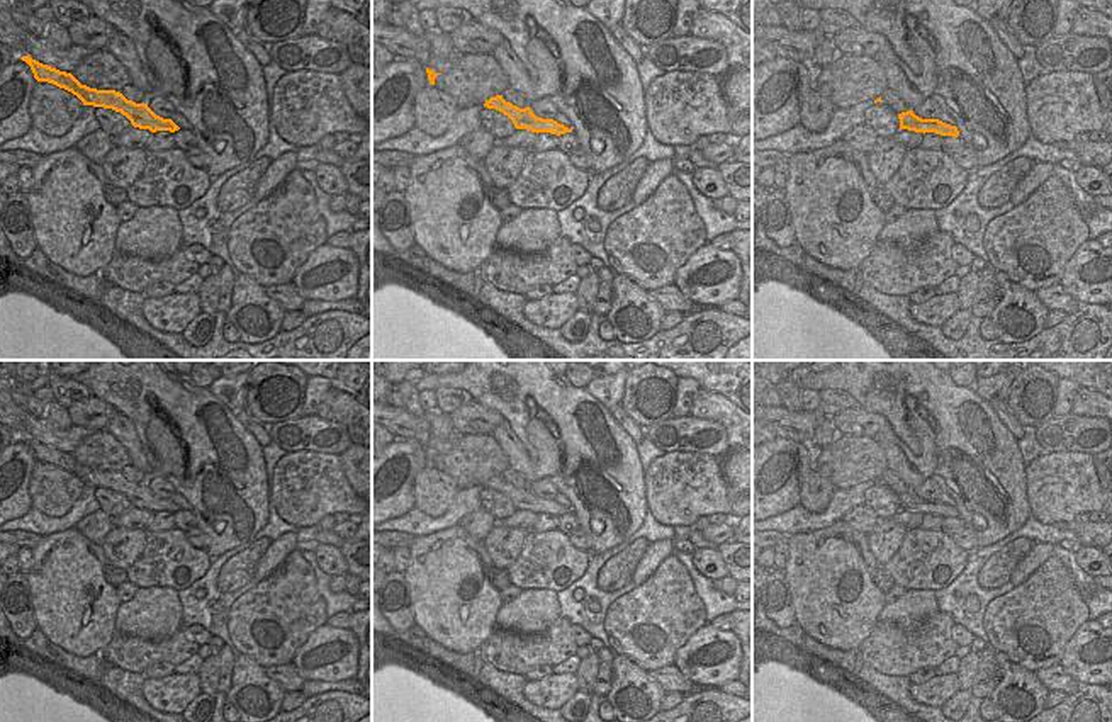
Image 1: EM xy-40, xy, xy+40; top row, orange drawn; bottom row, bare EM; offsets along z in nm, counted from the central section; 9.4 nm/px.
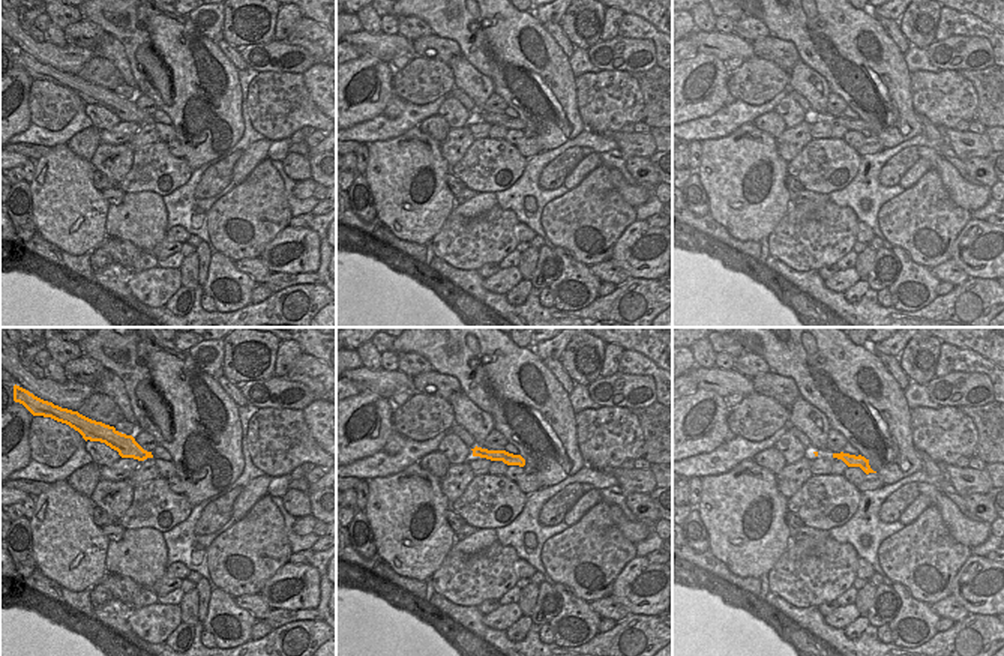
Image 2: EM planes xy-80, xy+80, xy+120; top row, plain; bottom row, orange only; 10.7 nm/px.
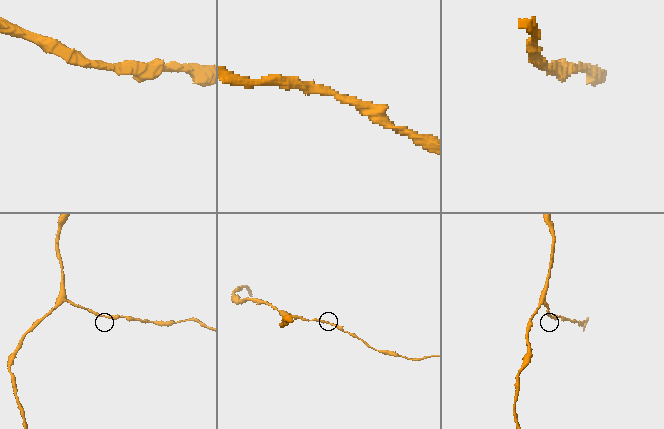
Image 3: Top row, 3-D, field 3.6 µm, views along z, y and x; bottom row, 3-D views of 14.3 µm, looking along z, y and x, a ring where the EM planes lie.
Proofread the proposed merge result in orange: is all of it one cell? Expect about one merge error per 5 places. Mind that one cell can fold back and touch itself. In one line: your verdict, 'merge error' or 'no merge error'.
no merge error

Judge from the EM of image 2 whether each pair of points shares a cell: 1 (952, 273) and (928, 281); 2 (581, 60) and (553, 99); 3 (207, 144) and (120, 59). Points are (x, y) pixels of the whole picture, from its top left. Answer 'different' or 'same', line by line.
1: different
2: different
3: different

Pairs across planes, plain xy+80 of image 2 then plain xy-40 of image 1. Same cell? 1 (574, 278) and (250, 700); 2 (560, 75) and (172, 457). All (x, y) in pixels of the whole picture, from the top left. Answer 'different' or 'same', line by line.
1: same
2: different

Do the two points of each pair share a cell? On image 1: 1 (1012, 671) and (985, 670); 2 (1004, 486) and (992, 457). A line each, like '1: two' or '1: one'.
1: two
2: one

